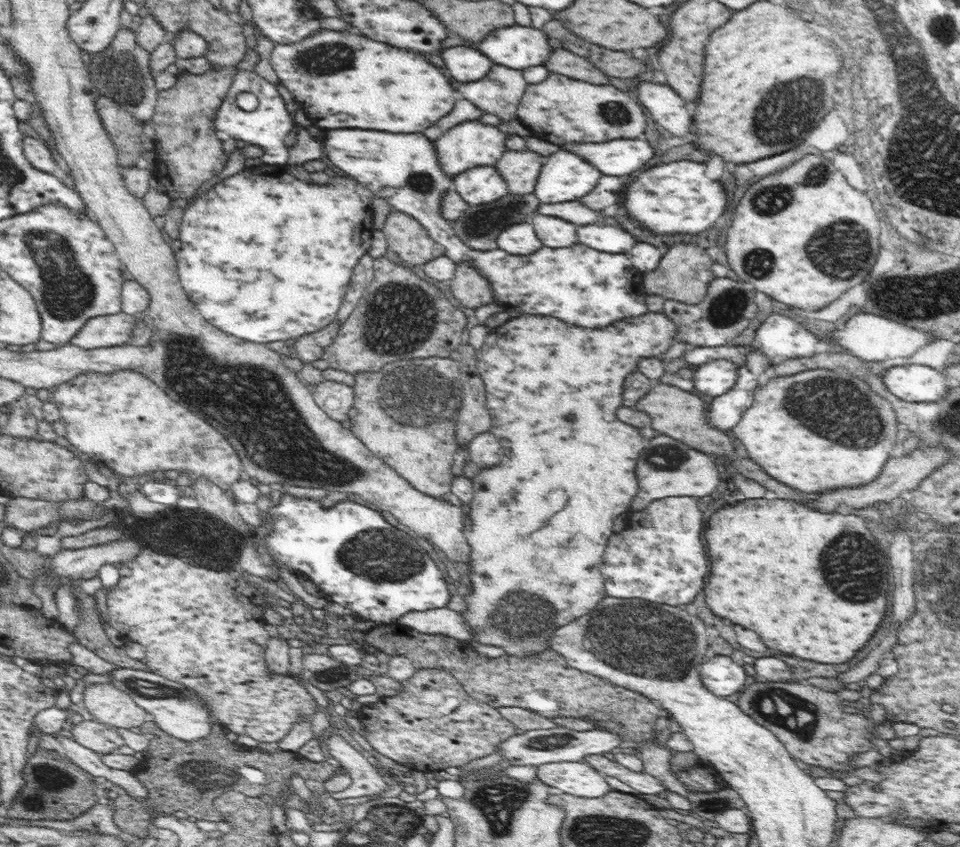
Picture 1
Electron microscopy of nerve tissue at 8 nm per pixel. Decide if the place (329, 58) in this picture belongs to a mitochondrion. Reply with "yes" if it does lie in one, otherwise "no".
yes

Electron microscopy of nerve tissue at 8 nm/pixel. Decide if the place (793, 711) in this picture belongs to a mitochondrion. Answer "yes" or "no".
yes

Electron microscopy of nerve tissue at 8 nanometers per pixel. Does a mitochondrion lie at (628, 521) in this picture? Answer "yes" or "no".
no

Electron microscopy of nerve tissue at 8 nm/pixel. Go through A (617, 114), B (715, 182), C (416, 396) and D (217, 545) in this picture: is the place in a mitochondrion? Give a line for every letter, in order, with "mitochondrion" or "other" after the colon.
A: mitochondrion
B: other
C: mitochondrion
D: mitochondrion

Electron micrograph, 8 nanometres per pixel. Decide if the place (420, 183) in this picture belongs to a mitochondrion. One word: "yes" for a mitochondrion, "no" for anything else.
yes

